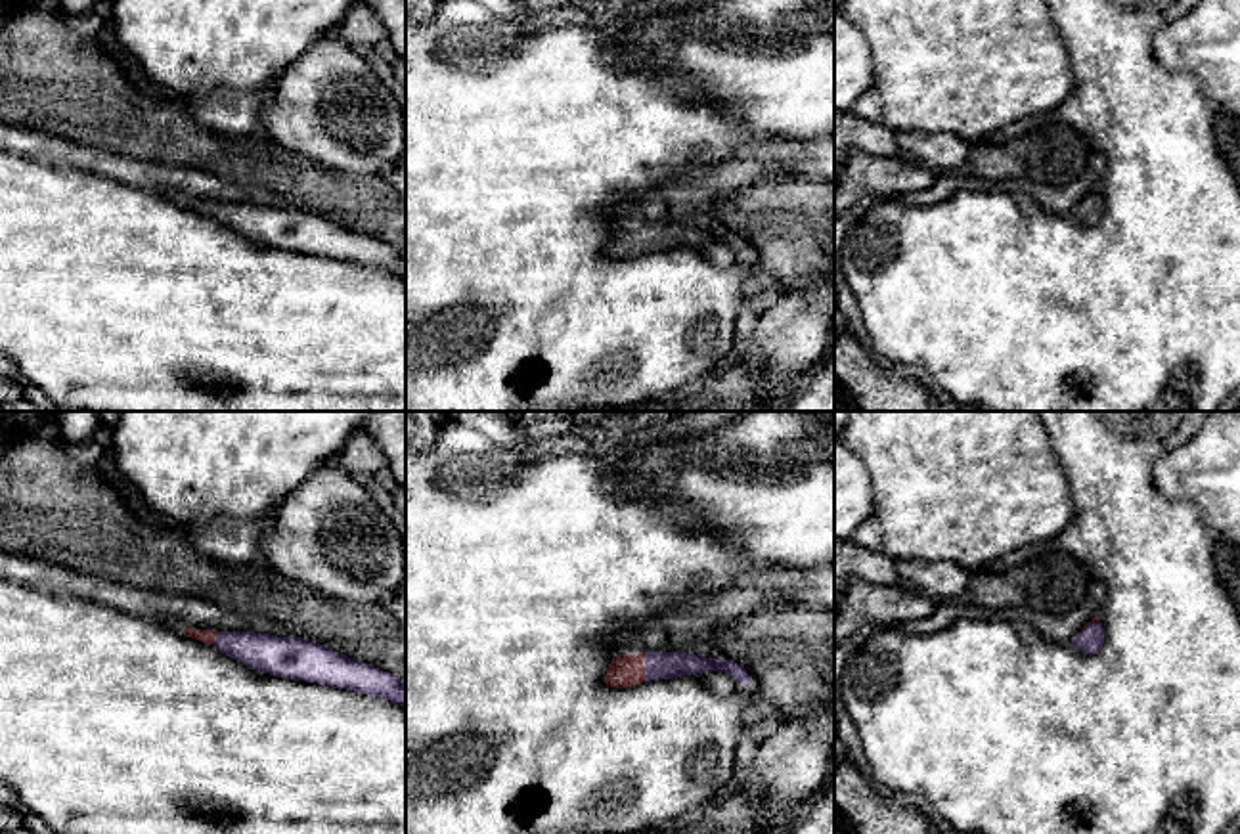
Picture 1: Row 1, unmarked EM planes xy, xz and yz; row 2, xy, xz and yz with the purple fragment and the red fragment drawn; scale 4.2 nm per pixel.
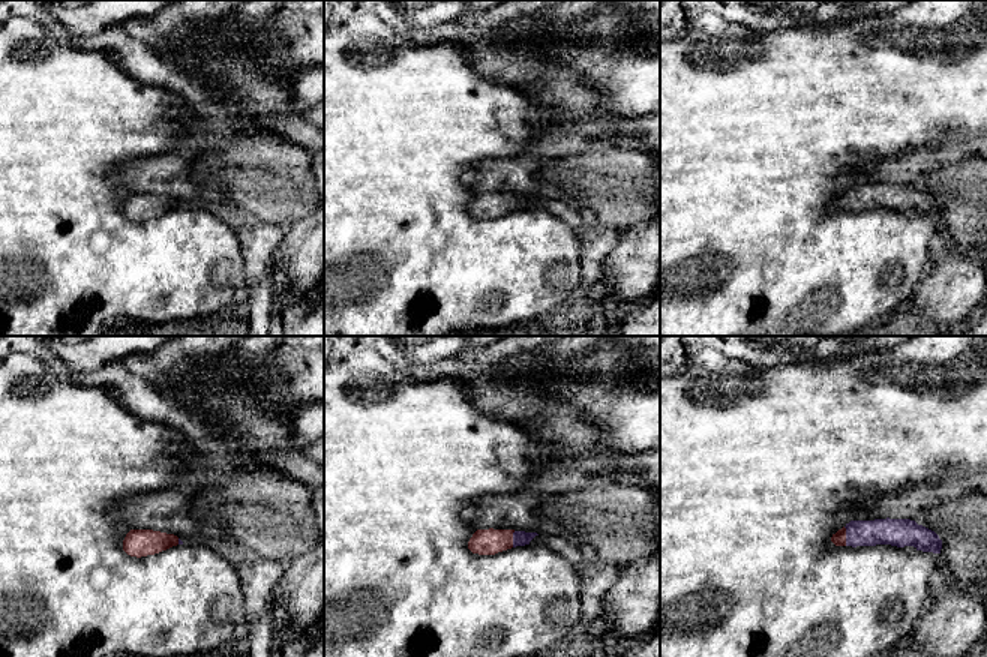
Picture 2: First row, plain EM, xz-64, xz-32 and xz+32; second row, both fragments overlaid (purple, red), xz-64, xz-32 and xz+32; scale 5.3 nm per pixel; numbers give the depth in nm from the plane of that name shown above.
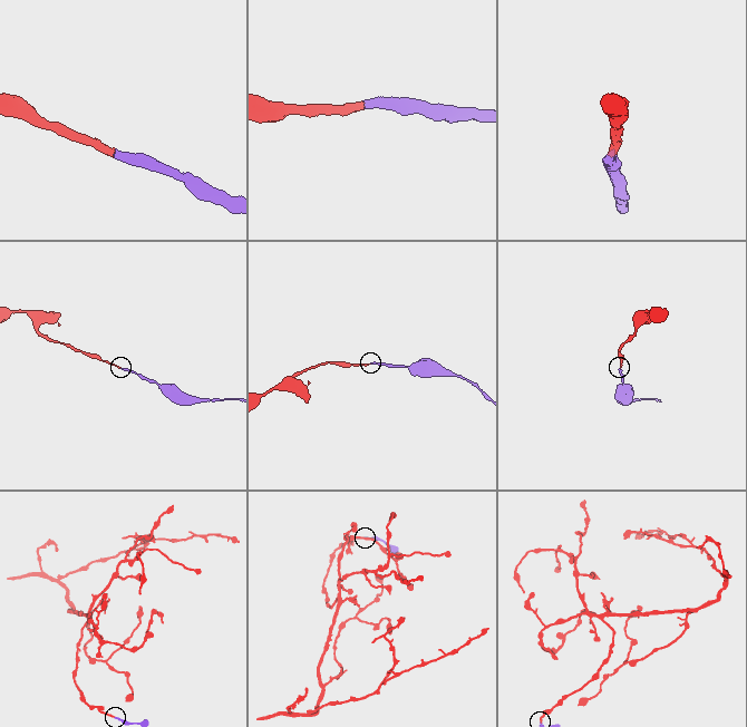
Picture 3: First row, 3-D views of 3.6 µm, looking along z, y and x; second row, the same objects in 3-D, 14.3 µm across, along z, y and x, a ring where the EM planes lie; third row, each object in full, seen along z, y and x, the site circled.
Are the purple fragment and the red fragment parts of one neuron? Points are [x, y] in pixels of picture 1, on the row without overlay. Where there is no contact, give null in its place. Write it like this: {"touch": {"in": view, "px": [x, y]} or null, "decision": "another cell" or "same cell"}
{"touch": {"in": "xz", "px": [645, 238]}, "decision": "same cell"}

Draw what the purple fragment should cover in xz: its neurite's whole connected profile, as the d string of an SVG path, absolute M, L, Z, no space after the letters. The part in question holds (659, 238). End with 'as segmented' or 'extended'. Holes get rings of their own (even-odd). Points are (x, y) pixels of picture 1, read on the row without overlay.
M635 224L618 226L607 239L605 254L609 258L626 260L645 252L677 251L706 243L725 243L748 256L750 249L735 231L702 230L698 224Z | extended

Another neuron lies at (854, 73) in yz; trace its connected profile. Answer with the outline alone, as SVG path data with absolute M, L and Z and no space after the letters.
M834 6L834 113L852 111L873 84L875 67L867 36Z

